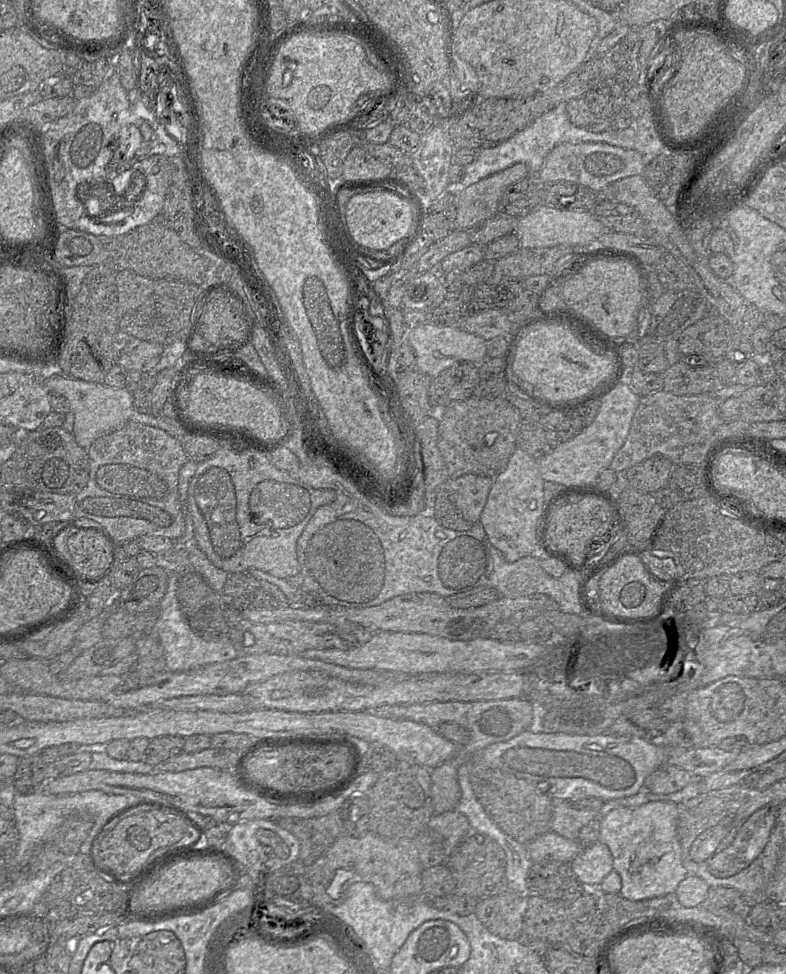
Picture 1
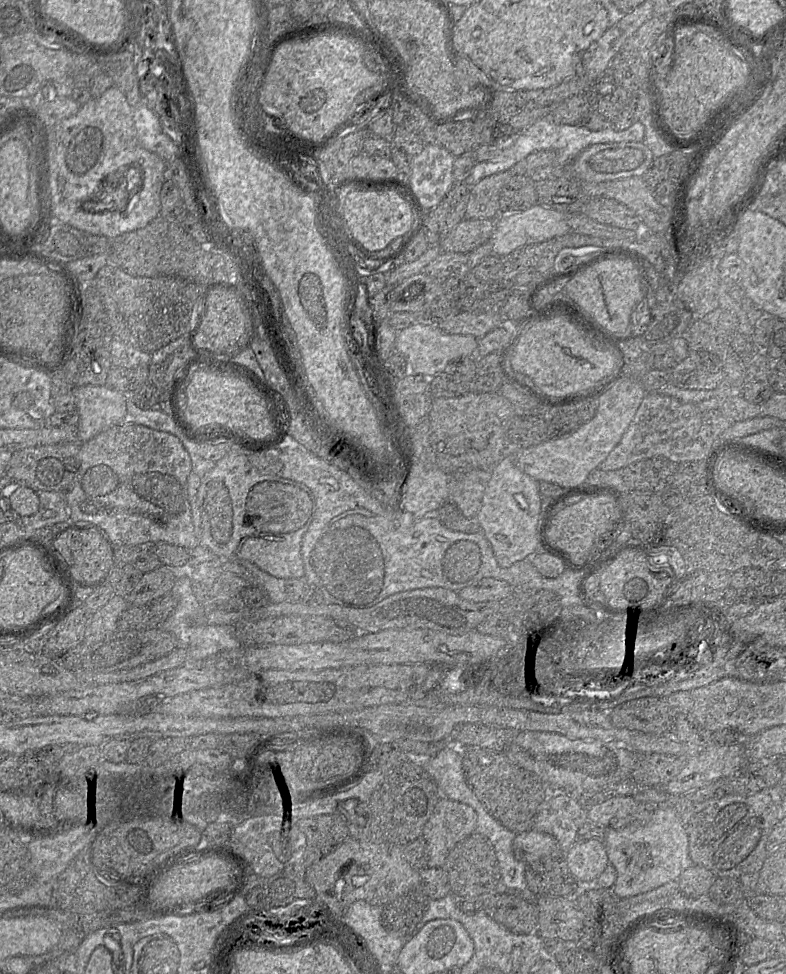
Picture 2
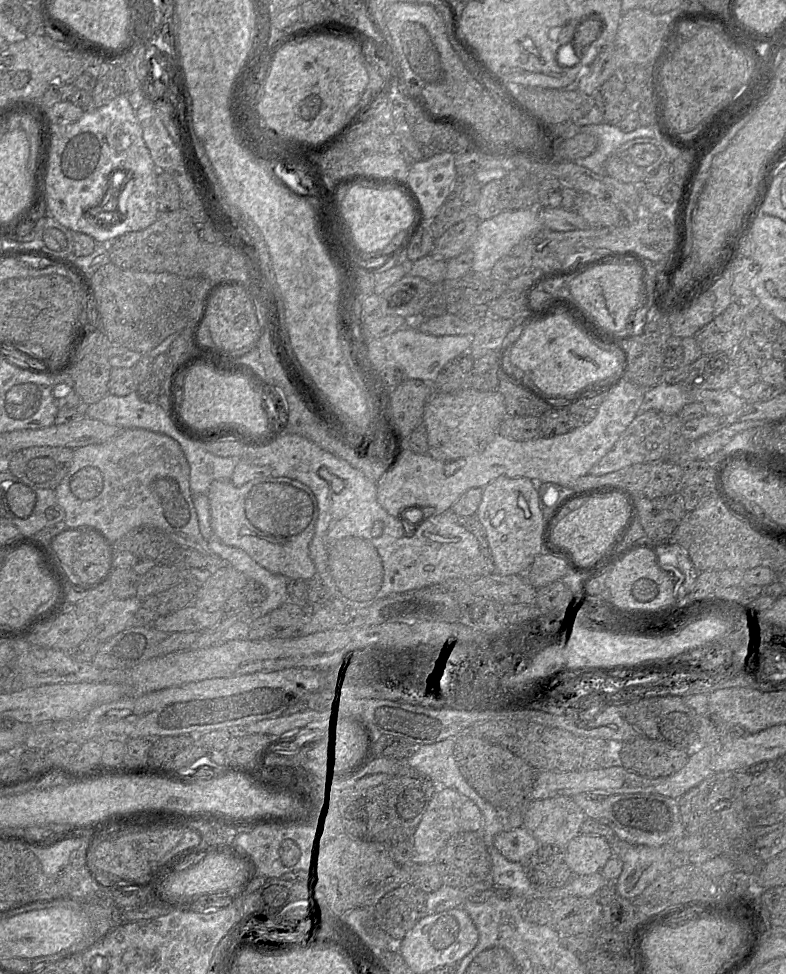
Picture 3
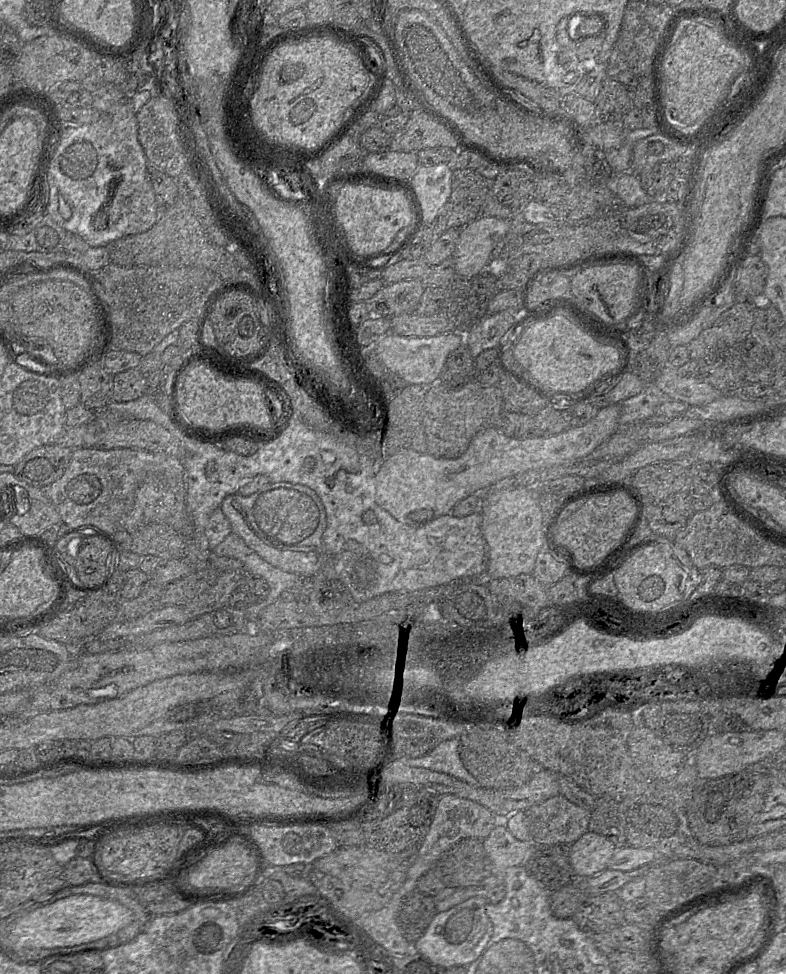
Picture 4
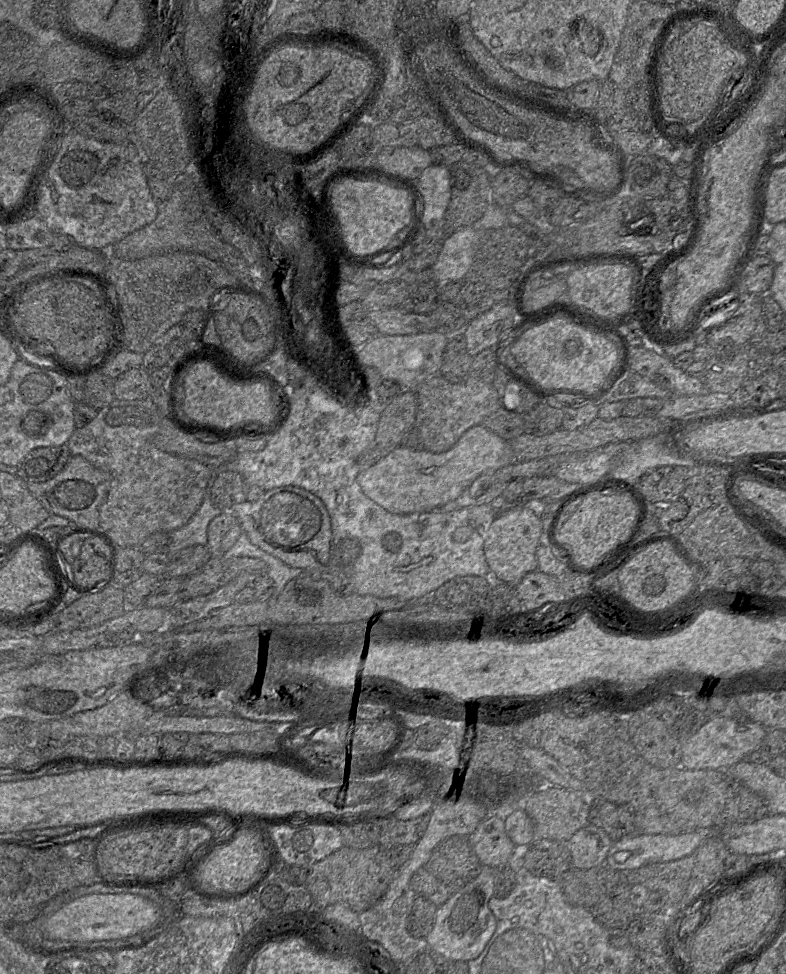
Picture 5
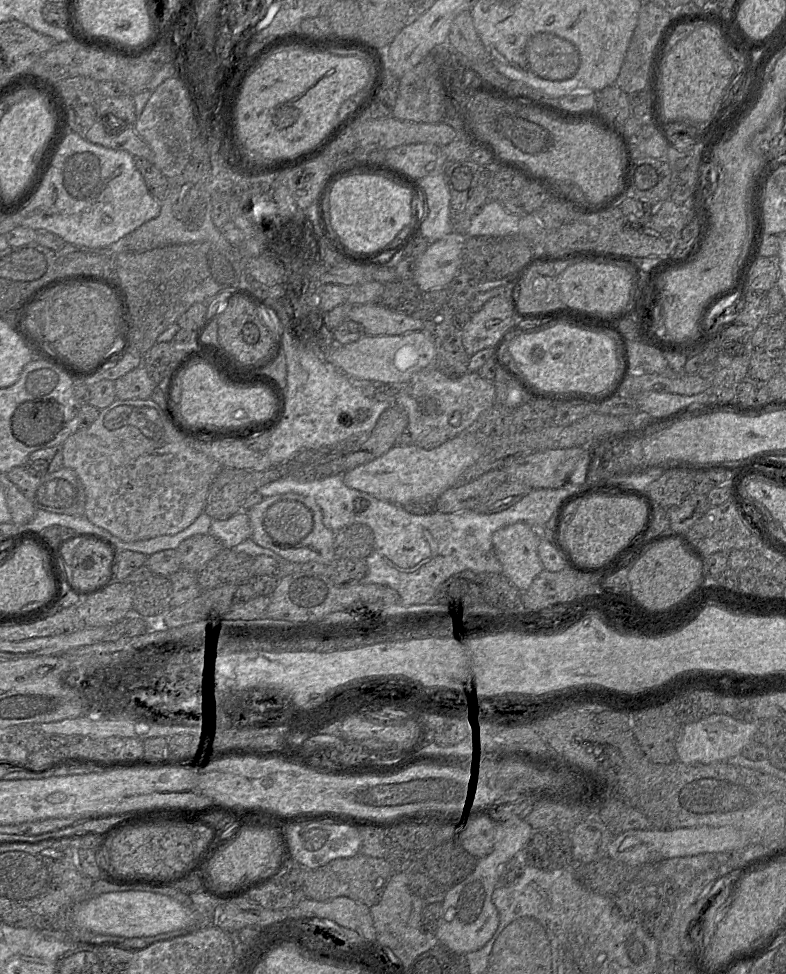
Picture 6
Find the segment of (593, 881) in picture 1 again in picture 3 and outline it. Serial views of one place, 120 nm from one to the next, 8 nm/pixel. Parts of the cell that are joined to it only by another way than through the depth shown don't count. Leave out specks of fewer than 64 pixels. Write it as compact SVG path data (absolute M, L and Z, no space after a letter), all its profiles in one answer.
M579 833L566 845L566 862L575 876L601 873L613 856L611 842L598 835Z

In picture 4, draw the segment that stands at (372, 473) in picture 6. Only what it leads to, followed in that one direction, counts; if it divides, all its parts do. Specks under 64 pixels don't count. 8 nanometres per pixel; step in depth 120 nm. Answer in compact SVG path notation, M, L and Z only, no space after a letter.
M621 404L600 408L597 415L582 426L548 437L514 438L496 427L480 430L466 451L457 458L436 458L419 453L410 446L403 448L381 462L375 474L375 501L396 520L413 529L427 526L436 517L449 514L452 508L471 494L481 494L501 481L510 480L519 473L551 467L565 461L587 456L619 429Z

